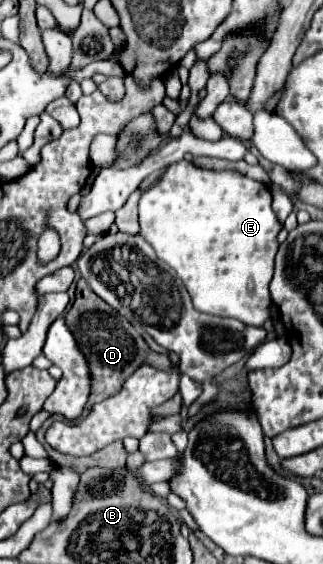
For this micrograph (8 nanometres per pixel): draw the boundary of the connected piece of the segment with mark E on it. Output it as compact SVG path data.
M187 159L177 161L163 171L155 185L141 189L139 225L139 233L147 239L147 243L151 243L157 257L175 269L197 311L219 317L233 317L253 327L261 327L265 323L271 305L269 281L273 277L273 261L279 249L277 235L283 225L273 213L271 193L263 183L249 179L233 169L215 171L197 167Z

